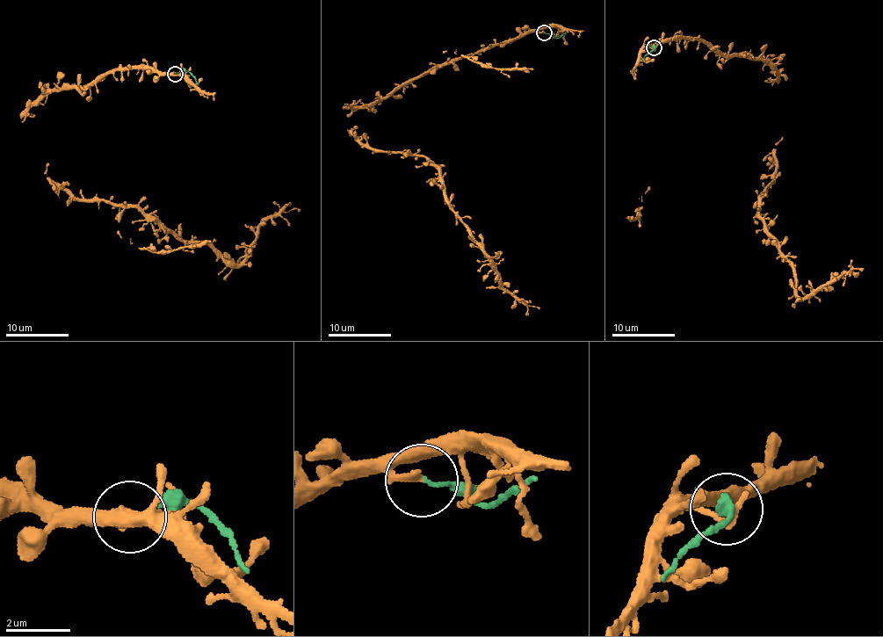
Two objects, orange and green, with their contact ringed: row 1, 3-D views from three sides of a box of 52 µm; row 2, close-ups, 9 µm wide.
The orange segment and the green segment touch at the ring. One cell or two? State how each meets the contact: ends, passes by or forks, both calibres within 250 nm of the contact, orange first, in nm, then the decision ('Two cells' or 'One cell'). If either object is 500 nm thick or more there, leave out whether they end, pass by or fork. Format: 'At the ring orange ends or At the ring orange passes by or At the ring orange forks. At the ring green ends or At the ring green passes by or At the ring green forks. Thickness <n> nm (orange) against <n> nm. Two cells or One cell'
At the ring orange ends. At the ring green ends. Thickness 280 nm (orange) against 130 nm. Two cells

